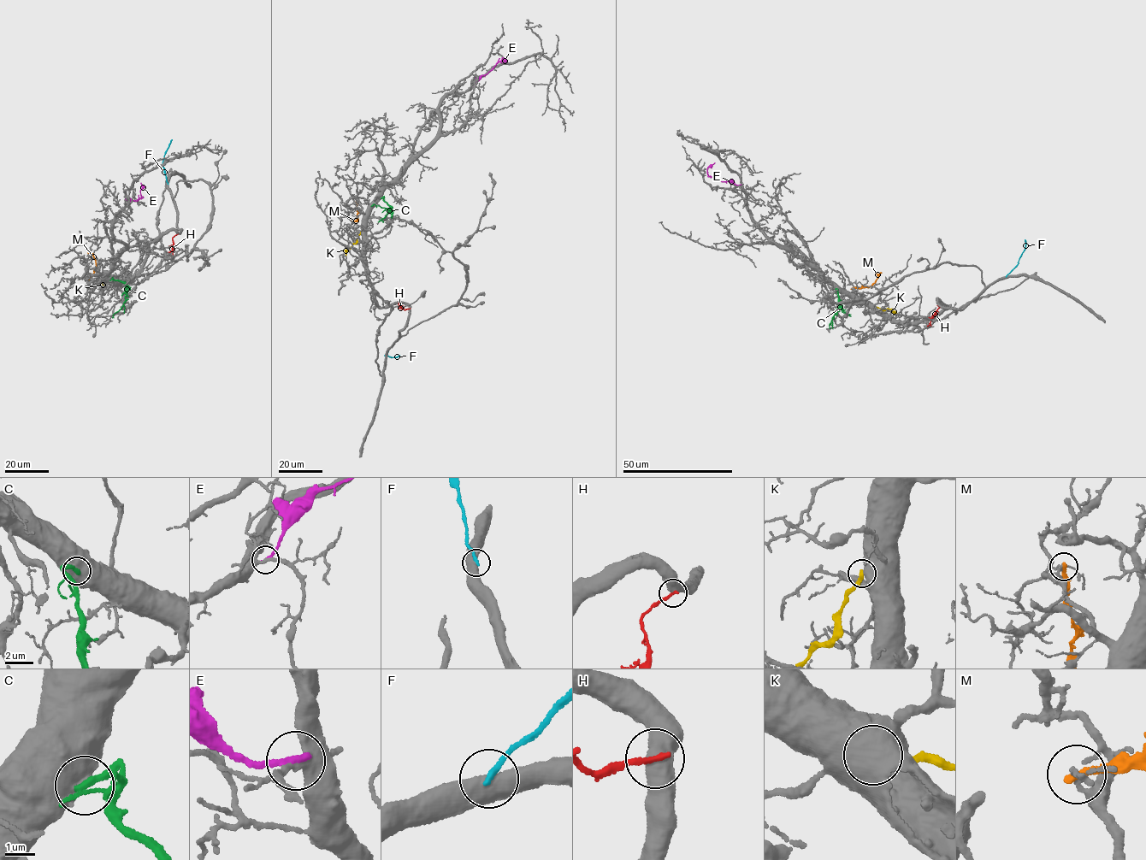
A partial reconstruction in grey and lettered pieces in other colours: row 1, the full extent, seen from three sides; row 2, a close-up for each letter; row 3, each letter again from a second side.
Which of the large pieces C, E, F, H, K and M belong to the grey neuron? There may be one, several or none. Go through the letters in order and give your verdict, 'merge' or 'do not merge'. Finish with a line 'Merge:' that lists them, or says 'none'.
C: merge
E: do not merge
F: do not merge
H: do not merge
K: do not merge
M: do not merge
Merge: C

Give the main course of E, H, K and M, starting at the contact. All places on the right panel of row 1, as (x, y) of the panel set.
E: (740, 185), (720, 181), (708, 175), (707, 167), (715, 162)
H: (937, 305), (939, 307), (927, 326)
K: (873, 307), (889, 309), (899, 314)
M: (852, 288), (869, 287), (880, 272)

